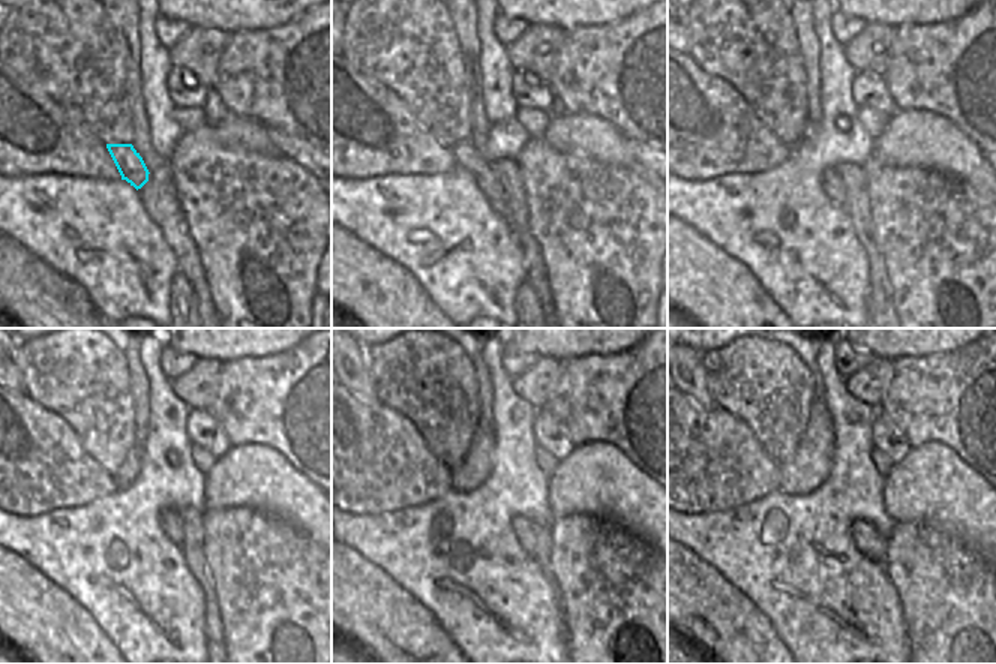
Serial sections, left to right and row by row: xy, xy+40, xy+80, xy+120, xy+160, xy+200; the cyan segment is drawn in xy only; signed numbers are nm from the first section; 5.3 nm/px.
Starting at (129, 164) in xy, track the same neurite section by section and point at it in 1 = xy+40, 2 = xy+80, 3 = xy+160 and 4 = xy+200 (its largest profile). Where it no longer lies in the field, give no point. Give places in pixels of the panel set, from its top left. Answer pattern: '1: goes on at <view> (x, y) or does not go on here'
1: goes on at xy+40 (465, 156)
2: goes on at xy+80 (831, 183)
3: goes on at xy+160 (524, 529)
4: goes on at xy+200 (869, 541)

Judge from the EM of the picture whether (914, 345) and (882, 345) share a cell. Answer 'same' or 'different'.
same

